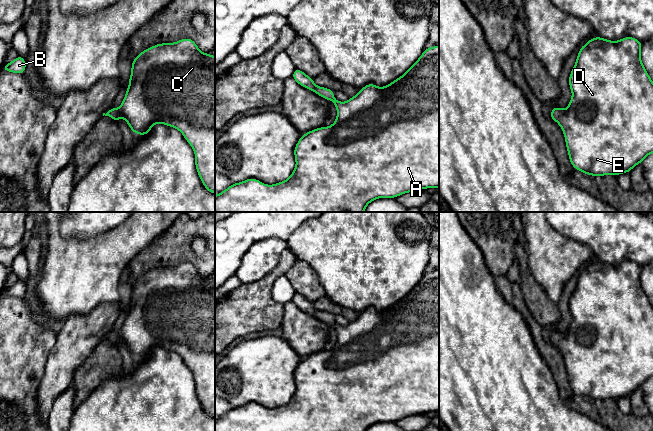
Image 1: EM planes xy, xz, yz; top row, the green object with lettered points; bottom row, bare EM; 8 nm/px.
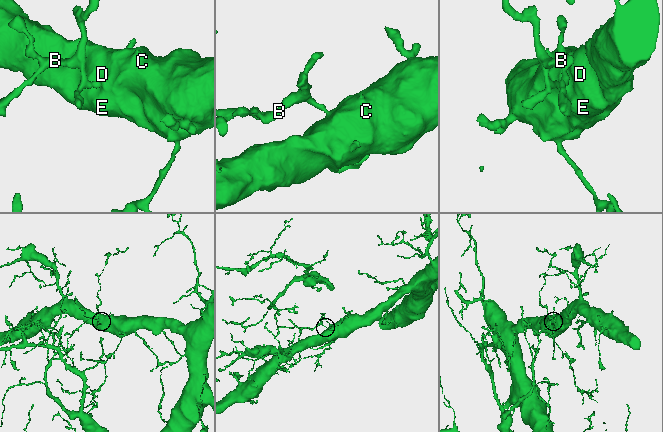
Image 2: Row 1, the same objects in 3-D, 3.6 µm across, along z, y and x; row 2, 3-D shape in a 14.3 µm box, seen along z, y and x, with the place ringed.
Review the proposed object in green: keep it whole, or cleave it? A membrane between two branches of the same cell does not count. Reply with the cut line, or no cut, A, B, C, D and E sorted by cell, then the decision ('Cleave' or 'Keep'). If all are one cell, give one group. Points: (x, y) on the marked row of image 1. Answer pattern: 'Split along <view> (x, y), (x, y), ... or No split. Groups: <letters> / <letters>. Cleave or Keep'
No split. Groups: A B C D E. Keep

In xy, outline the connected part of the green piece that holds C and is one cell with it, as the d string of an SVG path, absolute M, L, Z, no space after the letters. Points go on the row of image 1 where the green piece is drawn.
M190 38L173 43L159 43L142 51L131 63L126 95L118 109L110 108L103 116L114 121L124 118L138 135L147 135L154 124L162 123L179 130L195 153L195 167L205 187L215 194L215 57L203 53Z

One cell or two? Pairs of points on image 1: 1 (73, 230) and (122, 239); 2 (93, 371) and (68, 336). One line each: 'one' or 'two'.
1: two
2: two

